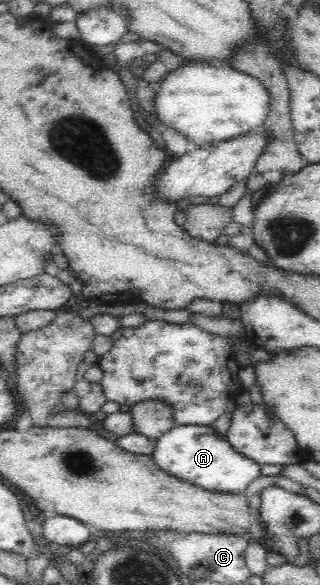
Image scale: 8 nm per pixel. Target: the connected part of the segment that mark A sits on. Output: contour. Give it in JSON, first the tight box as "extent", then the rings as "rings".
{"extent":[149,425,261,495],"rings":[[[174,425],[156,442],[155,449],[149,455],[155,465],[165,474],[179,478],[196,488],[229,495],[241,494],[261,475],[257,463],[233,451],[225,435],[217,435],[210,429],[201,430],[196,425]]]}

